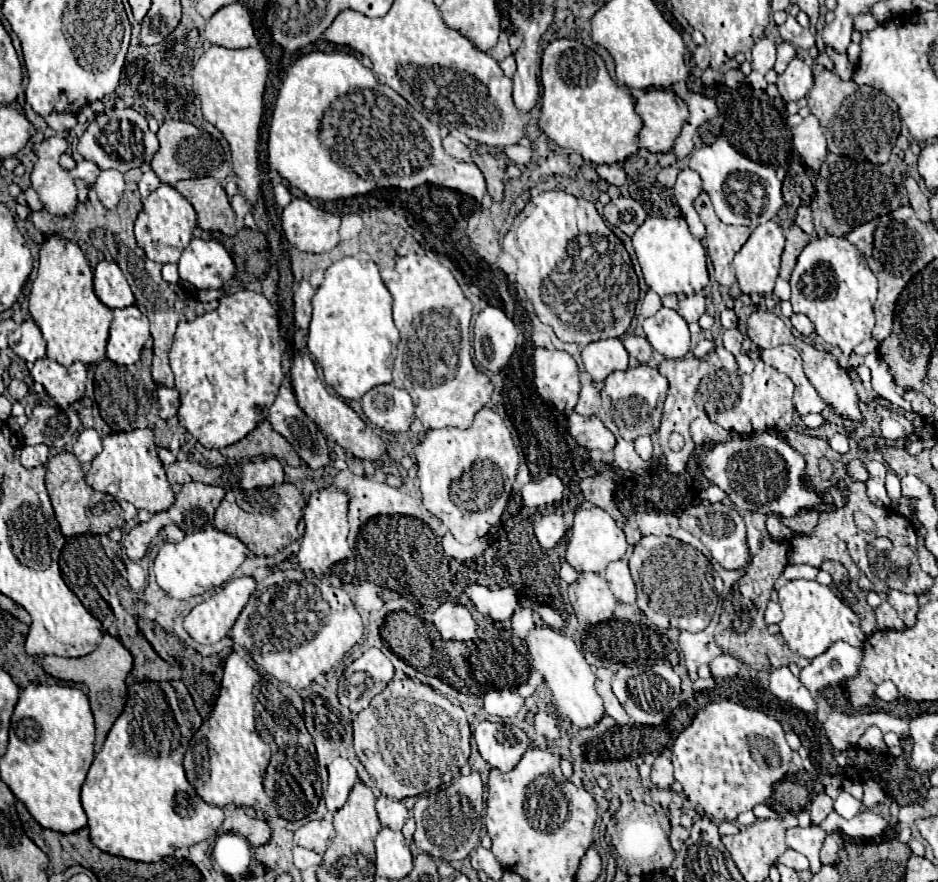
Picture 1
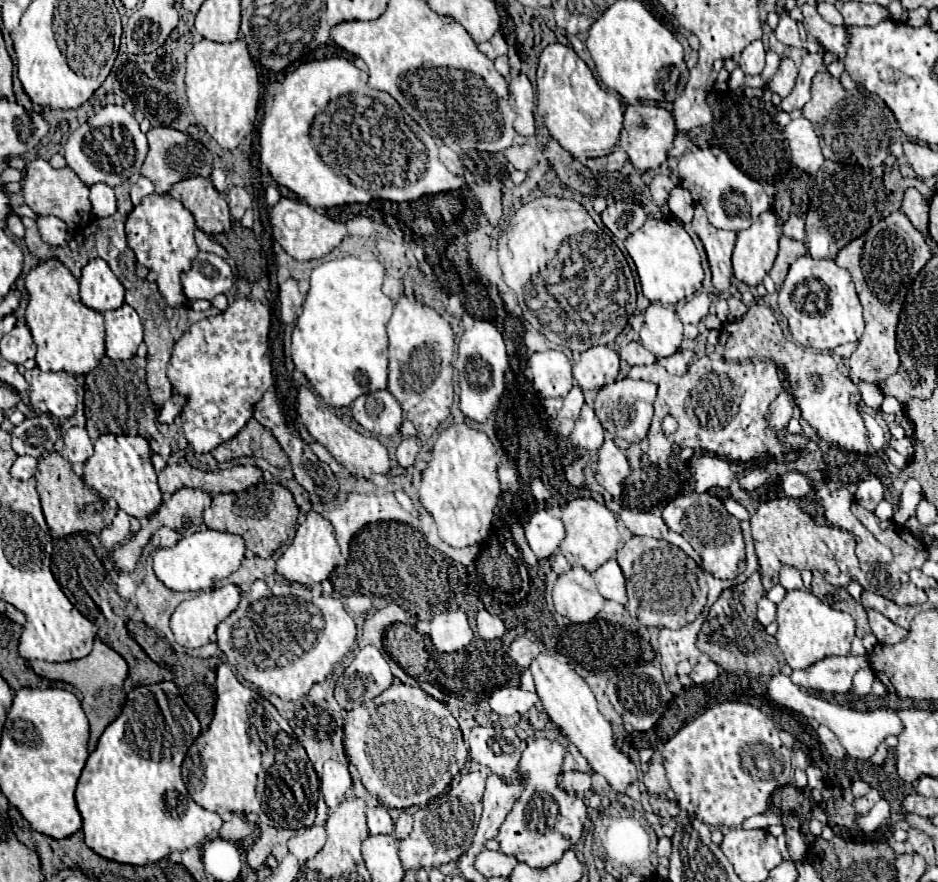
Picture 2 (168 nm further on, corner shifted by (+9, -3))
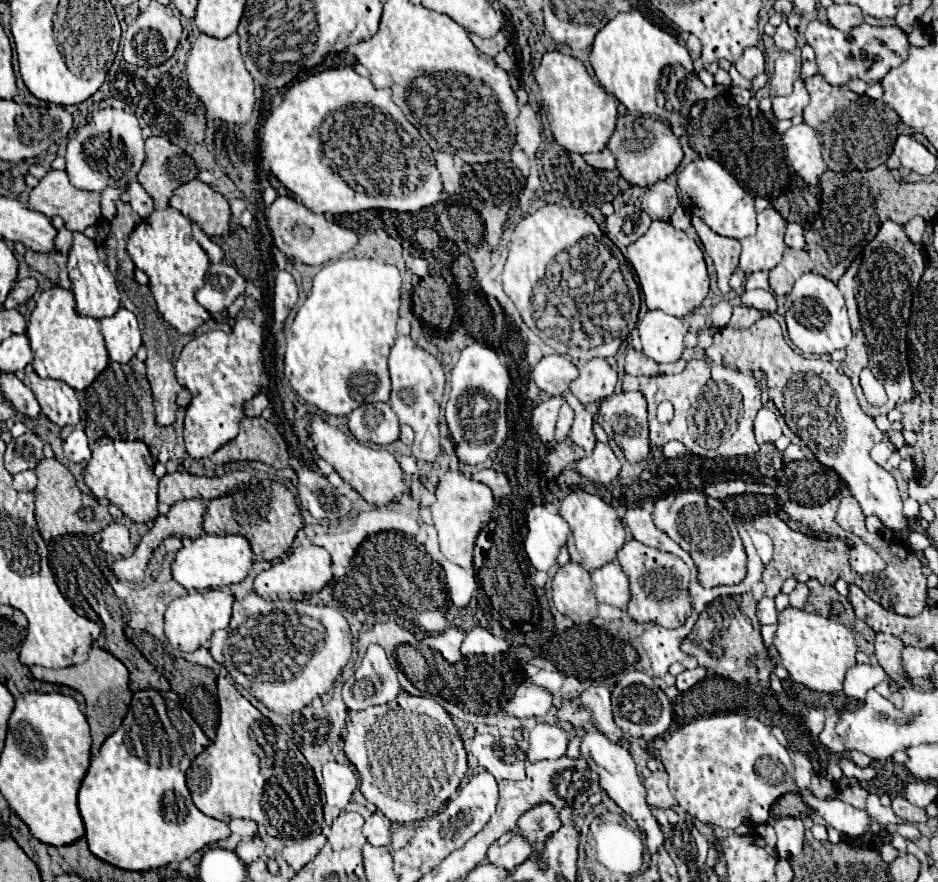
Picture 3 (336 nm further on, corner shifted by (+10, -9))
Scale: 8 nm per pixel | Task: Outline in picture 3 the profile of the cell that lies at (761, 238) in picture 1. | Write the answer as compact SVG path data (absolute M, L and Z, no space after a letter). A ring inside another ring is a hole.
M768 207L762 213L758 213L758 231L752 237L740 241L742 253L738 267L746 275L752 275L756 271L770 271L772 267L776 267L786 247L784 231L786 221L774 207Z

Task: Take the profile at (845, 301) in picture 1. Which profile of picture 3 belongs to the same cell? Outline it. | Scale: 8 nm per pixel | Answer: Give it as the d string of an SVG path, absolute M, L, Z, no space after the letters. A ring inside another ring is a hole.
M804 273L796 279L790 295L784 301L784 319L788 325L790 341L804 355L826 355L836 349L846 349L852 339L852 329L844 305L844 295L836 287L836 283L820 277L820 273Z

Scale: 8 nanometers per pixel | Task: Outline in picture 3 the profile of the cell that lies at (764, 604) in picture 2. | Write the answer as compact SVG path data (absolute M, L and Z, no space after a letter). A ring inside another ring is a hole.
M764 597L764 599L758 601L758 619L760 619L762 625L776 623L776 619L778 619L778 611L776 611L776 607L774 607L774 599Z

